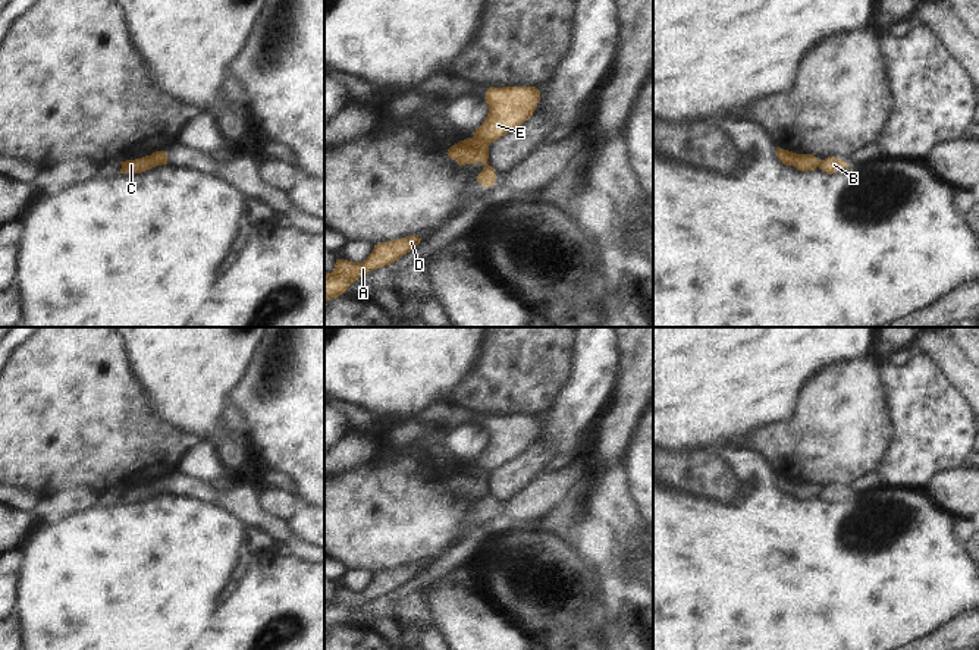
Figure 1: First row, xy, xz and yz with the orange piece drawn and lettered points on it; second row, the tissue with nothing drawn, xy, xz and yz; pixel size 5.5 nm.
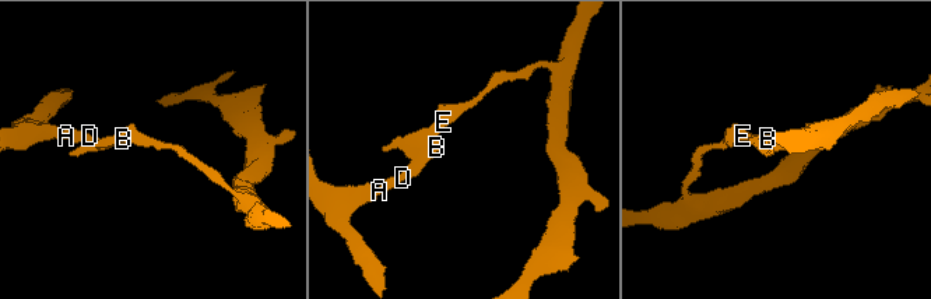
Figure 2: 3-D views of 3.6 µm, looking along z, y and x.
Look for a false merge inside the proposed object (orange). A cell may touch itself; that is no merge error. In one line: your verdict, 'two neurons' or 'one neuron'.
two neurons

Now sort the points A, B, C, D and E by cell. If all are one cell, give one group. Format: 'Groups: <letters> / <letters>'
Groups: A B C D / E.

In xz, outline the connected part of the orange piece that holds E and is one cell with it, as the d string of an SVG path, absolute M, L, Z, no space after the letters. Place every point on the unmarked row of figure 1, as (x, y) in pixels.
M490 415L484 426L489 442L473 464L487 474L528 449L540 428L536 415Z

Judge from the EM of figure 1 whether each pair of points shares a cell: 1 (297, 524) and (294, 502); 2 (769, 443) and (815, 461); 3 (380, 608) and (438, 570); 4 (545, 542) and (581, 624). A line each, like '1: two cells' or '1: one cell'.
1: two cells
2: one cell
3: one cell
4: one cell

